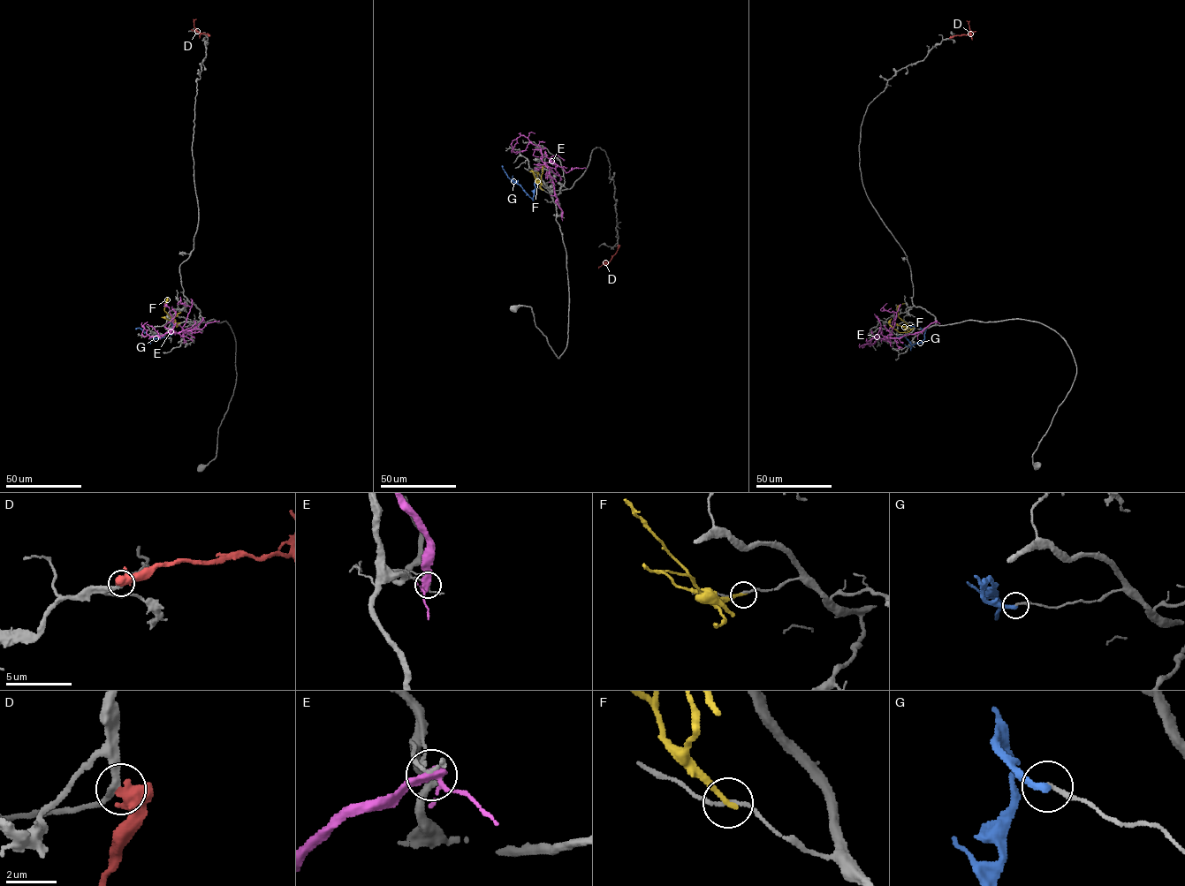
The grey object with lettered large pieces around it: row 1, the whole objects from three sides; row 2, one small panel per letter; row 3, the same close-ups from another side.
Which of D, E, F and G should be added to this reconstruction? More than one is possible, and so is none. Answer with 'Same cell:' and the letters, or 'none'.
Same cell: D

